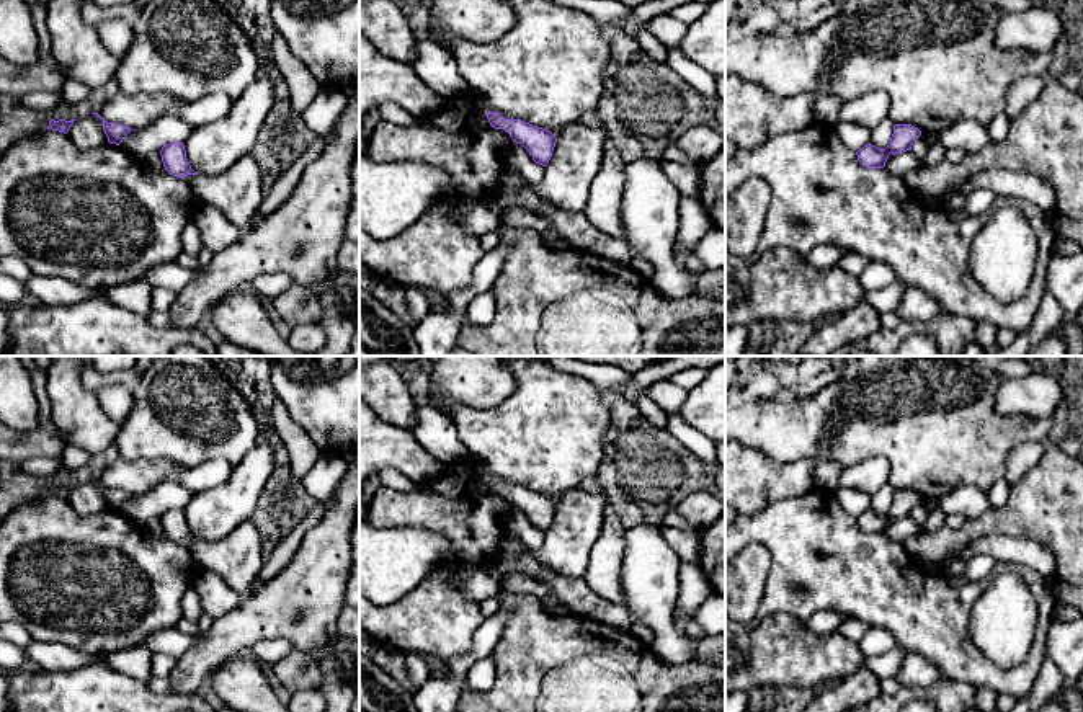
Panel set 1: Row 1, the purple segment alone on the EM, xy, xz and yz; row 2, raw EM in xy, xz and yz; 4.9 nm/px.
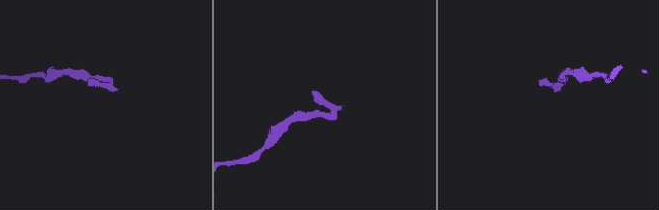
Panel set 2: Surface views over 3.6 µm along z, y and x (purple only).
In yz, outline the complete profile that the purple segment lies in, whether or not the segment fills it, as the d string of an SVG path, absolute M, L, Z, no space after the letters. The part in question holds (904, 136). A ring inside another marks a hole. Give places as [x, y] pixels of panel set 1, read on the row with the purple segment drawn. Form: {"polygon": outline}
{"polygon": "M895 124L890 144L885 149L867 144L856 152L858 160L866 168L884 168L890 154L911 150L913 142L920 136L921 131L911 124Z"}

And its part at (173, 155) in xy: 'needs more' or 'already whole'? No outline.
needs more

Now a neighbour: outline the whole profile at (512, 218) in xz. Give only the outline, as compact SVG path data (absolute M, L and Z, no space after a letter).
M505 209L500 219L498 230L506 227L534 229L541 234L550 229L550 220L529 211Z

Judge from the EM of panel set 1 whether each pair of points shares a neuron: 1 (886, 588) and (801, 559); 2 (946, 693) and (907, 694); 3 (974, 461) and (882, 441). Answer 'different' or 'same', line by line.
1: same
2: same
3: same

